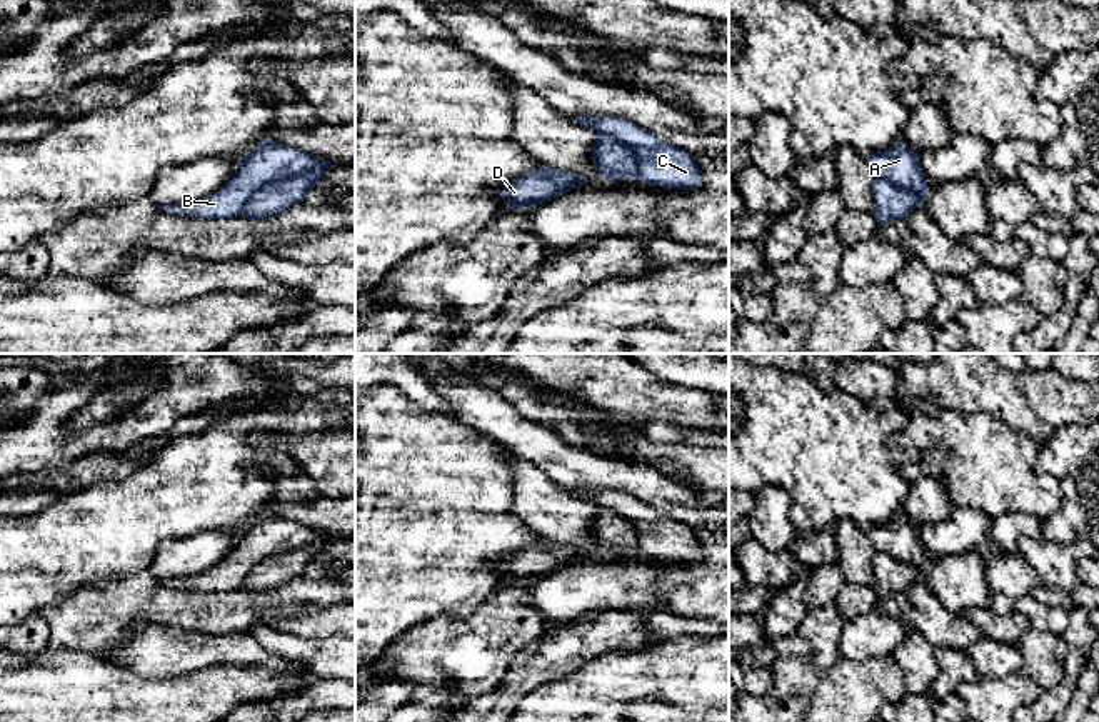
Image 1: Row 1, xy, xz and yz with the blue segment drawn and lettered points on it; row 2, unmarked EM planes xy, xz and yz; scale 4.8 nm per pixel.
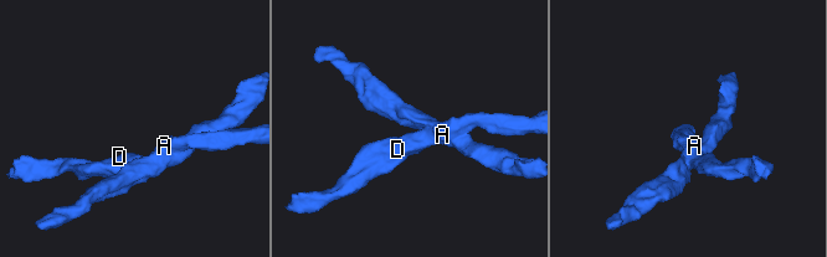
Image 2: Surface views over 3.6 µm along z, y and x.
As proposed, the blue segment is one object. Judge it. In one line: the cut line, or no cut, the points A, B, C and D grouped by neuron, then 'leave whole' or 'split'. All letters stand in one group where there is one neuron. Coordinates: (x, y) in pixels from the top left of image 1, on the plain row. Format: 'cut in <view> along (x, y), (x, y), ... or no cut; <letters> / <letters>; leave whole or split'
cut in xy along (321, 532), (296, 549), (259, 561), (247, 574), (242, 587); A B D / C; split

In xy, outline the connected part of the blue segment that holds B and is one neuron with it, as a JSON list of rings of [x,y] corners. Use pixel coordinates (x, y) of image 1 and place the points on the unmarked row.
[[[262,514],[240,532],[235,547],[213,567],[185,577],[158,579],[180,590],[230,592],[242,590],[250,569],[272,555],[297,550],[319,537],[319,530],[294,519]]]

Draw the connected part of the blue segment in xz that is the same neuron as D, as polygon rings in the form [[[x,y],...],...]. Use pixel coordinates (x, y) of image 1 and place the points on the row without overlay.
[[[540,537],[537,544],[512,552],[502,564],[502,574],[509,582],[529,582],[570,565],[575,557],[587,559],[587,552],[575,545]]]

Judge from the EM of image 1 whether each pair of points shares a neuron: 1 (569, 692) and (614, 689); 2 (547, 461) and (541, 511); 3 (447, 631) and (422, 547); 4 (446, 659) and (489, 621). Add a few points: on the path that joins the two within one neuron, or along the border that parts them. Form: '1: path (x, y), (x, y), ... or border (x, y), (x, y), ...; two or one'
1: path (581, 692), (586, 689), (602, 689); one
2: border (512, 452), (532, 462), (572, 492); two
3: border (479, 604), (462, 617), (437, 616), (406, 631); two
4: path (456, 652), (479, 631); one

